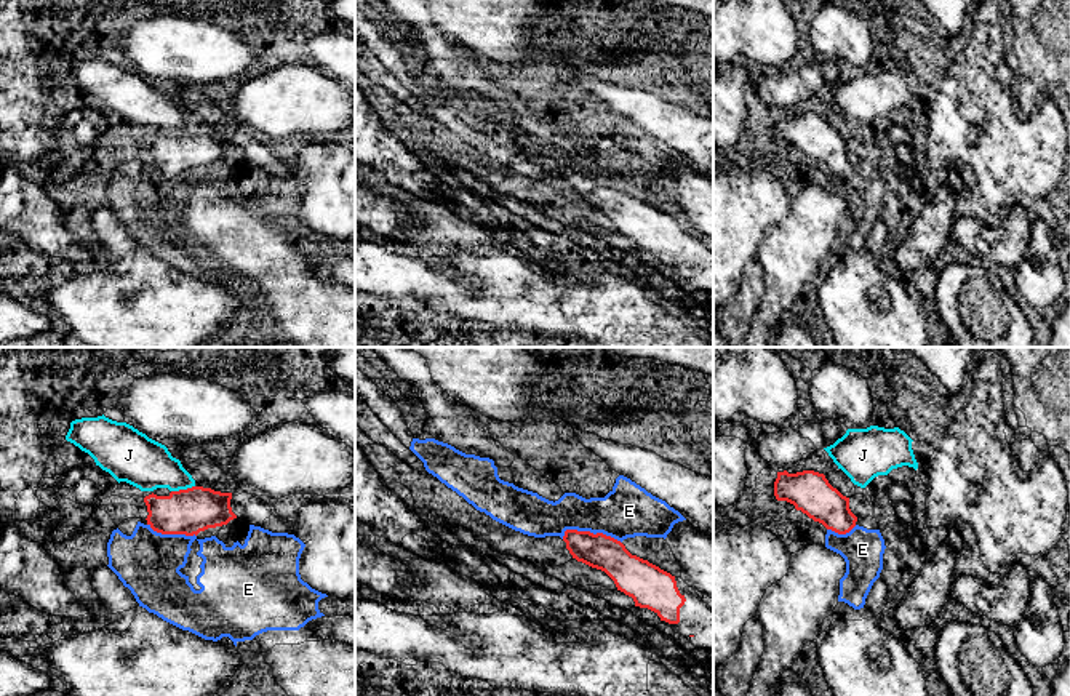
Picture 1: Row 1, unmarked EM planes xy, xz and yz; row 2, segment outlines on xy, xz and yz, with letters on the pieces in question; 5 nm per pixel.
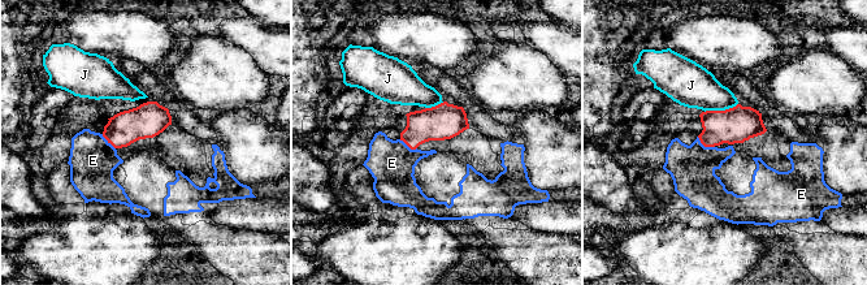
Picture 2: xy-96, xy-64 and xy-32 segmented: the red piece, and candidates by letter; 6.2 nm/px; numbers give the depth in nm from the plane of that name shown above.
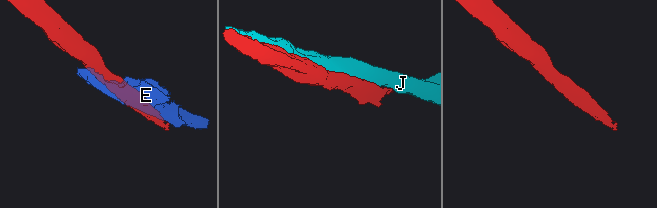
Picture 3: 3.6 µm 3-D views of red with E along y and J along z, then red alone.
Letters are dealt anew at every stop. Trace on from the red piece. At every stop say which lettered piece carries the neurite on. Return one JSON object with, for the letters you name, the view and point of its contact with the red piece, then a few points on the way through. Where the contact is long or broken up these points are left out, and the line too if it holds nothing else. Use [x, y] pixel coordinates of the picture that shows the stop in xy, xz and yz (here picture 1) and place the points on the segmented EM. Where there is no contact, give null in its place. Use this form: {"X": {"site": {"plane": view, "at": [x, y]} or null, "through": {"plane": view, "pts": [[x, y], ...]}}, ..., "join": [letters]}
{"join": []}

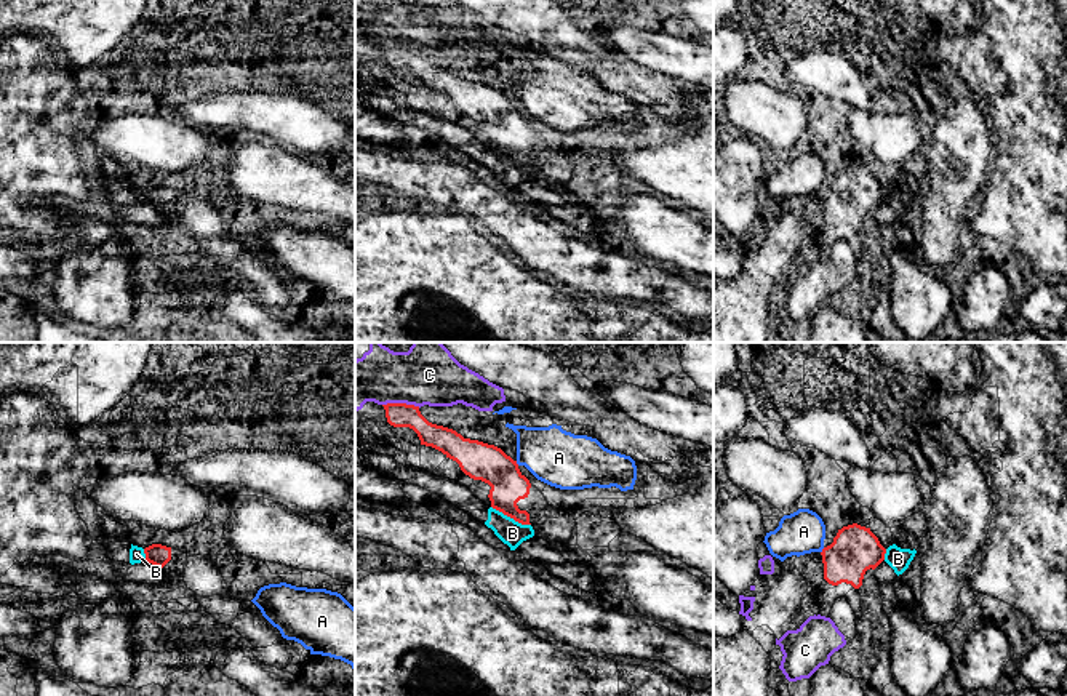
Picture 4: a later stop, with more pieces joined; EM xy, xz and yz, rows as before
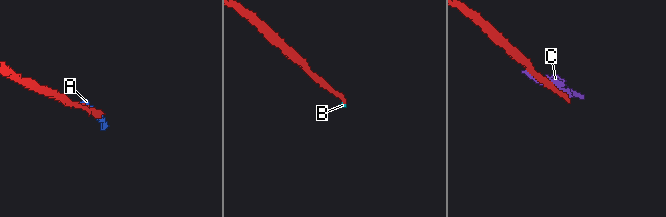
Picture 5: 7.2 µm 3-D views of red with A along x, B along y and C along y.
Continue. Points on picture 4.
{"join": []}

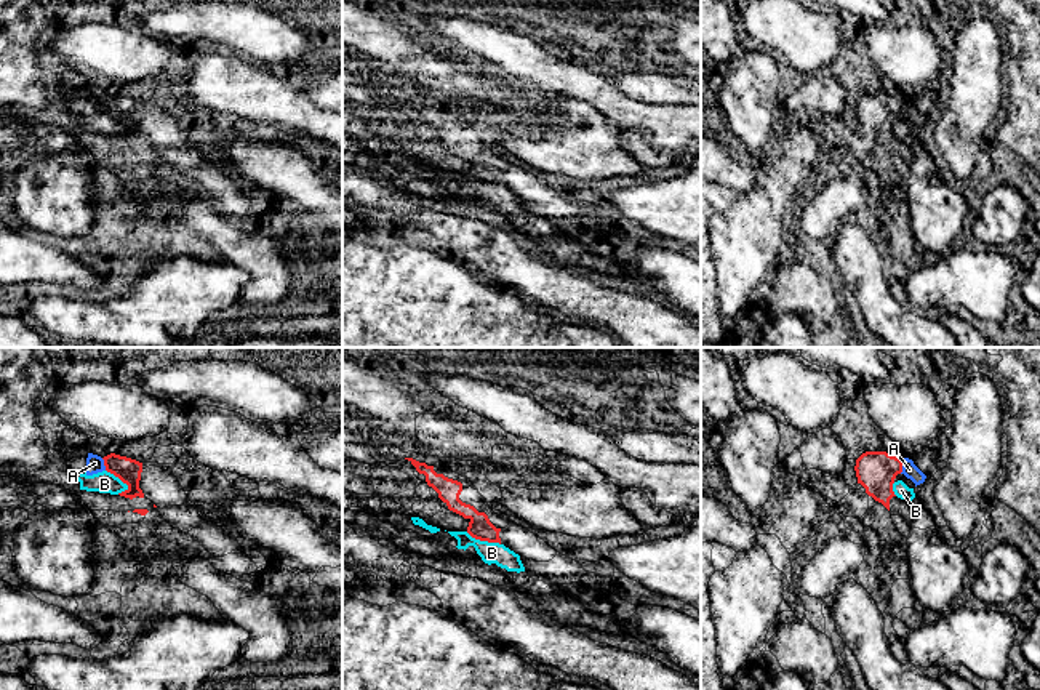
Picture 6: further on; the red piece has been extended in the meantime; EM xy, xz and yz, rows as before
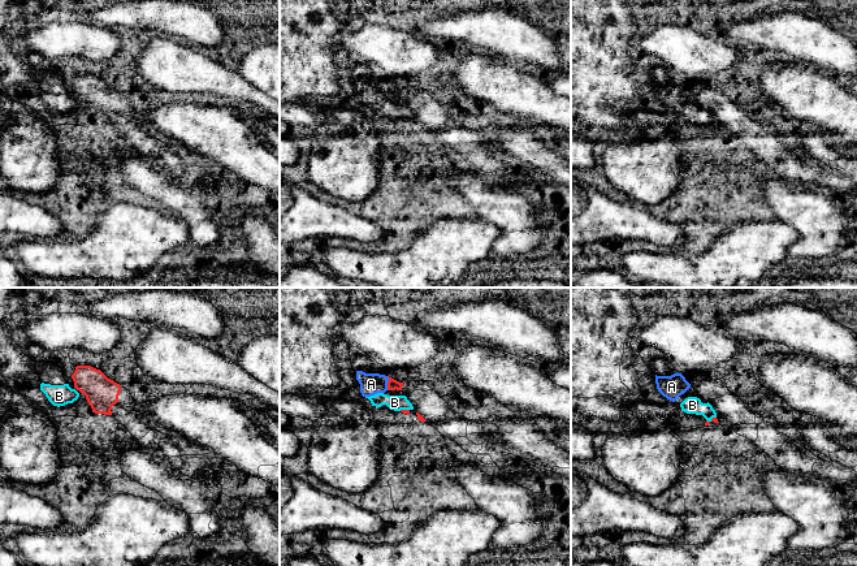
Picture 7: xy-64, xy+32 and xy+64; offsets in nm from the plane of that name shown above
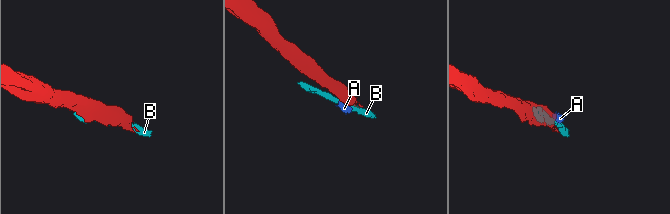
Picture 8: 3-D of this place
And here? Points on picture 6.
{"join": []}

